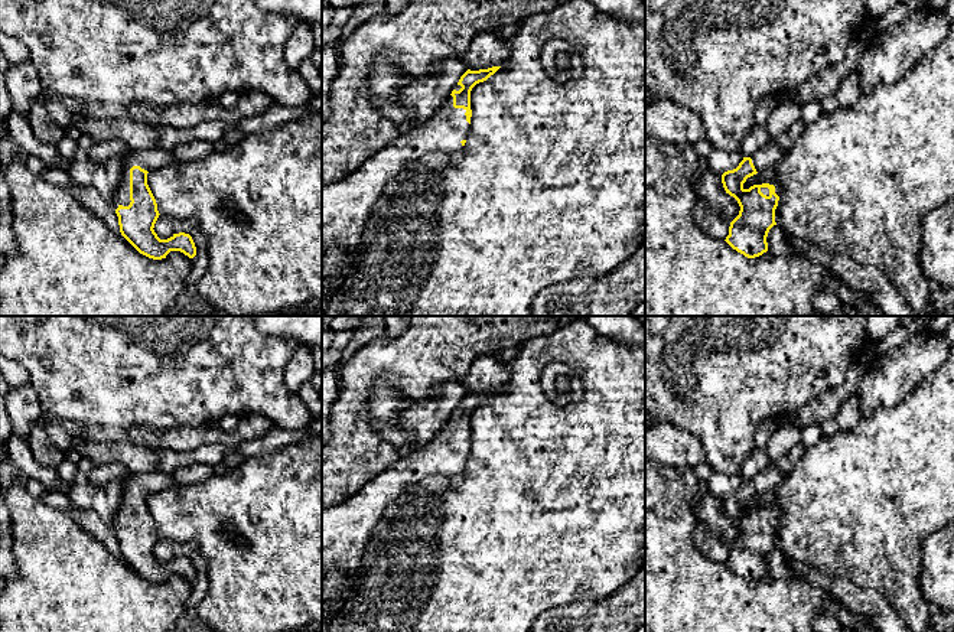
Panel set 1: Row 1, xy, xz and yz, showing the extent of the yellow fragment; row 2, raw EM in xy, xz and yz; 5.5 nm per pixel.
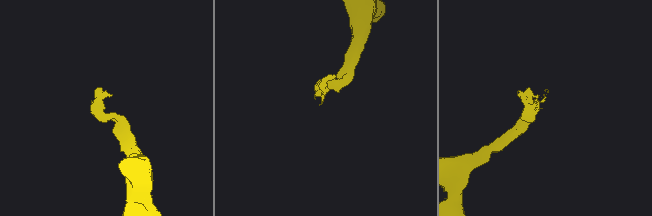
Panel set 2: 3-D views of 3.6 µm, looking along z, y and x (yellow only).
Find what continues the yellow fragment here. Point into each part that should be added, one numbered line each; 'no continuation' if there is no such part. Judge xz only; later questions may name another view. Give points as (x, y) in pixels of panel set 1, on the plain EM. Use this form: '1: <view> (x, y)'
1: xz (347, 527)

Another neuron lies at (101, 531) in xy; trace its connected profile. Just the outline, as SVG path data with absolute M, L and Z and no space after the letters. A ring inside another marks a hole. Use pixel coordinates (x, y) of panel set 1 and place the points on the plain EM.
M59 491L45 492L40 501L56 511L66 512L79 527L92 534L114 556L121 557L115 532L111 527L102 522L94 511L75 508L69 496Z

